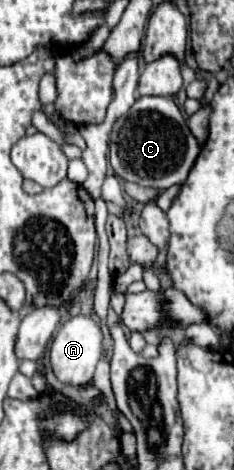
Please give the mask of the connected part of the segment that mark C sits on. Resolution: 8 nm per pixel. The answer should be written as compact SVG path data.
M141 96L113 126L109 162L115 174L123 180L165 190L173 184L185 182L197 156L199 144L173 98Z

